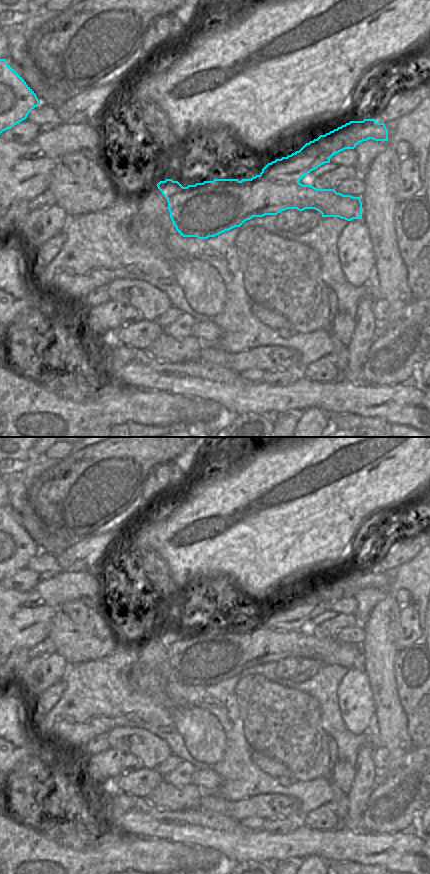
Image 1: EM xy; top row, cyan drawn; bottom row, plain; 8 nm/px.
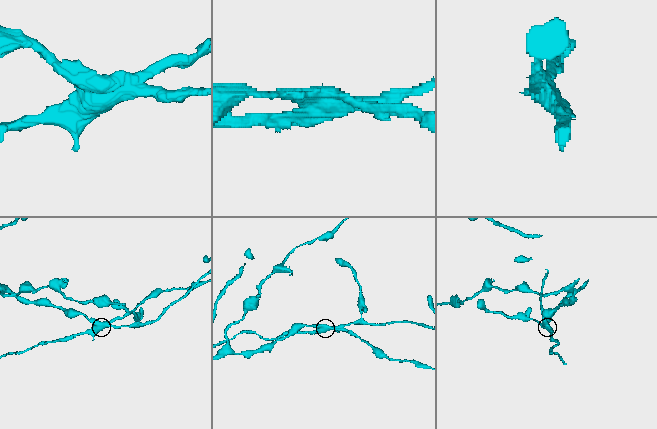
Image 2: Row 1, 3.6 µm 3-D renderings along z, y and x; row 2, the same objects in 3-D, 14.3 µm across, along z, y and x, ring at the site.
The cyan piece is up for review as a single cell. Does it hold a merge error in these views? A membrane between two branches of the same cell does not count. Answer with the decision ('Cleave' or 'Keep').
Cleave.

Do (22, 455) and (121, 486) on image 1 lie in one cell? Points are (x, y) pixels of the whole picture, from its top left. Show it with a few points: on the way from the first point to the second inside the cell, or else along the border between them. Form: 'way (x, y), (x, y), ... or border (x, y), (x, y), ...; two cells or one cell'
border (32, 460), (22, 467); two cells

